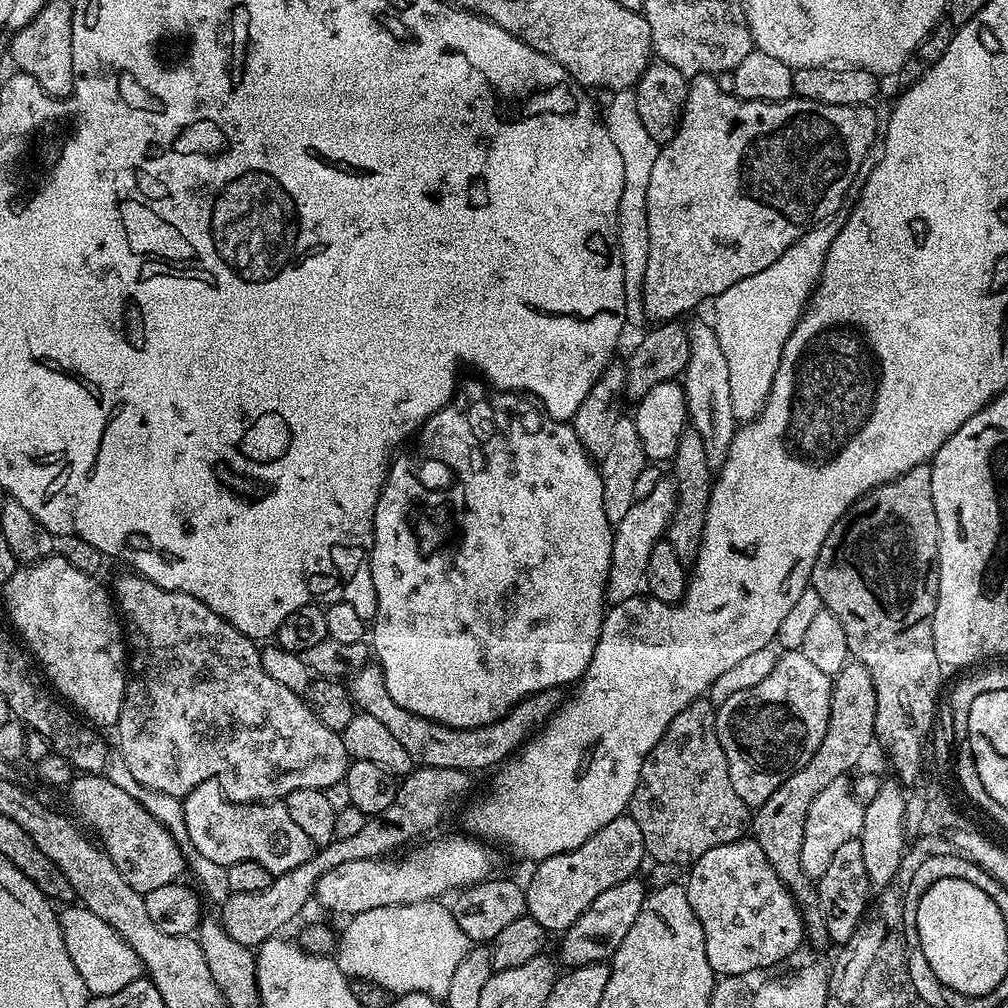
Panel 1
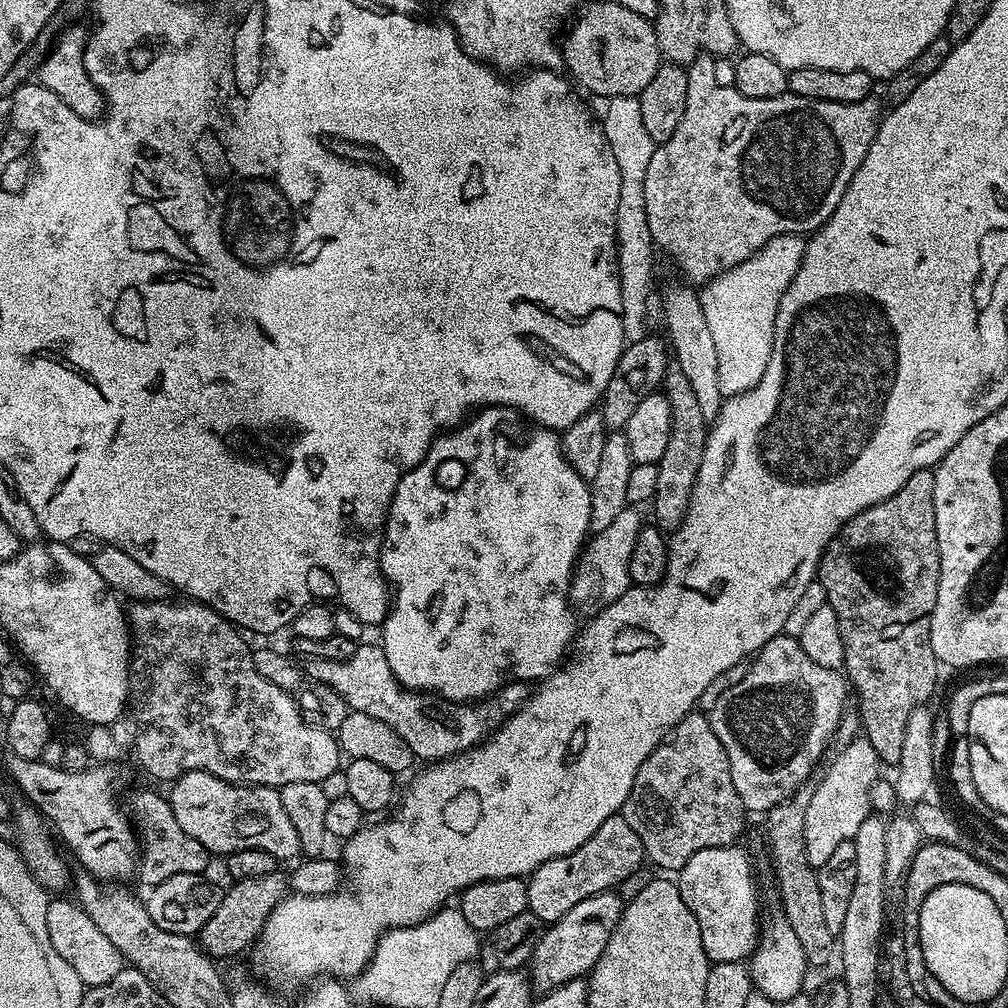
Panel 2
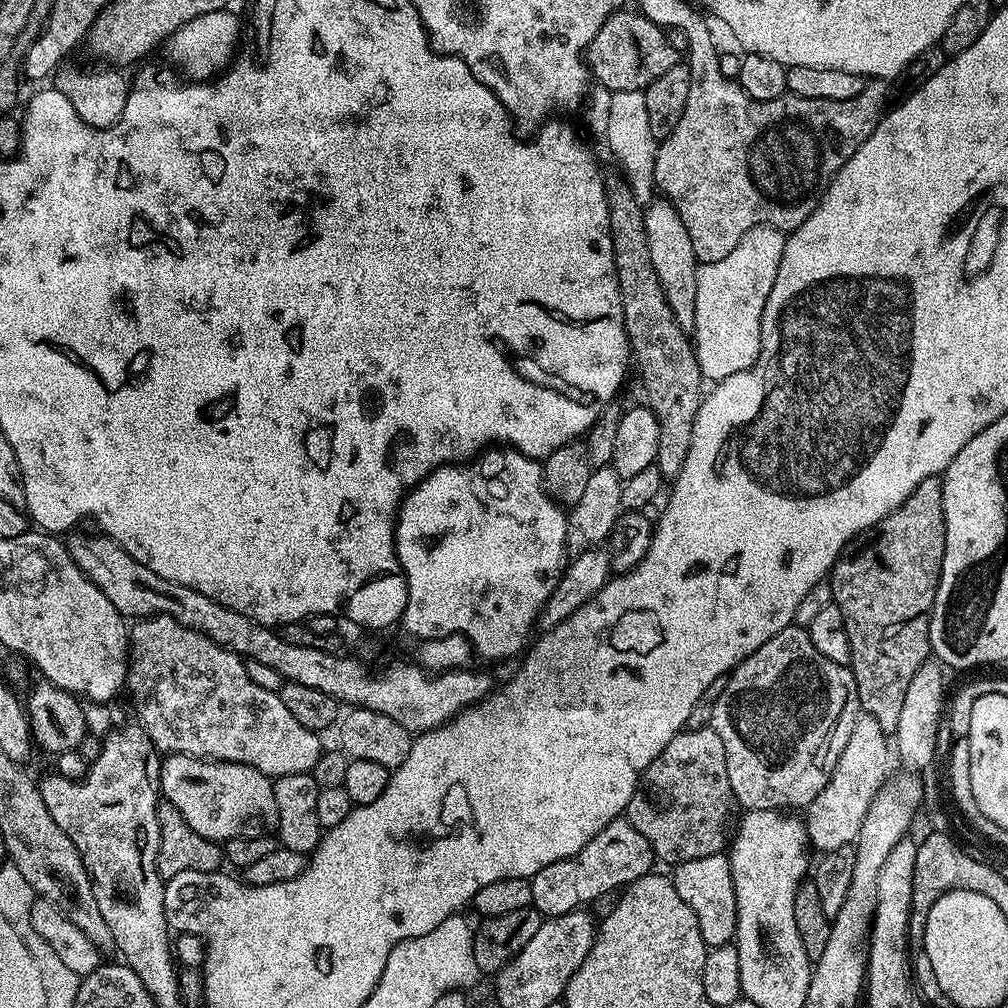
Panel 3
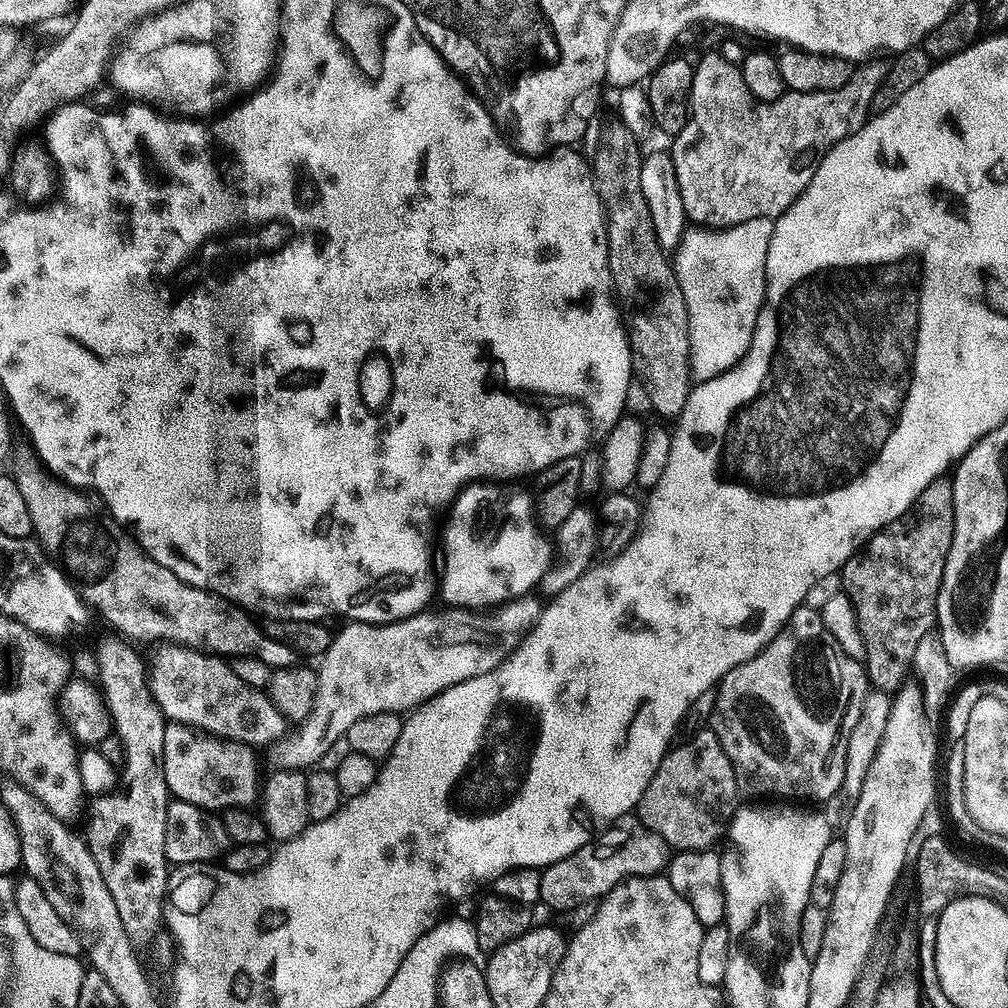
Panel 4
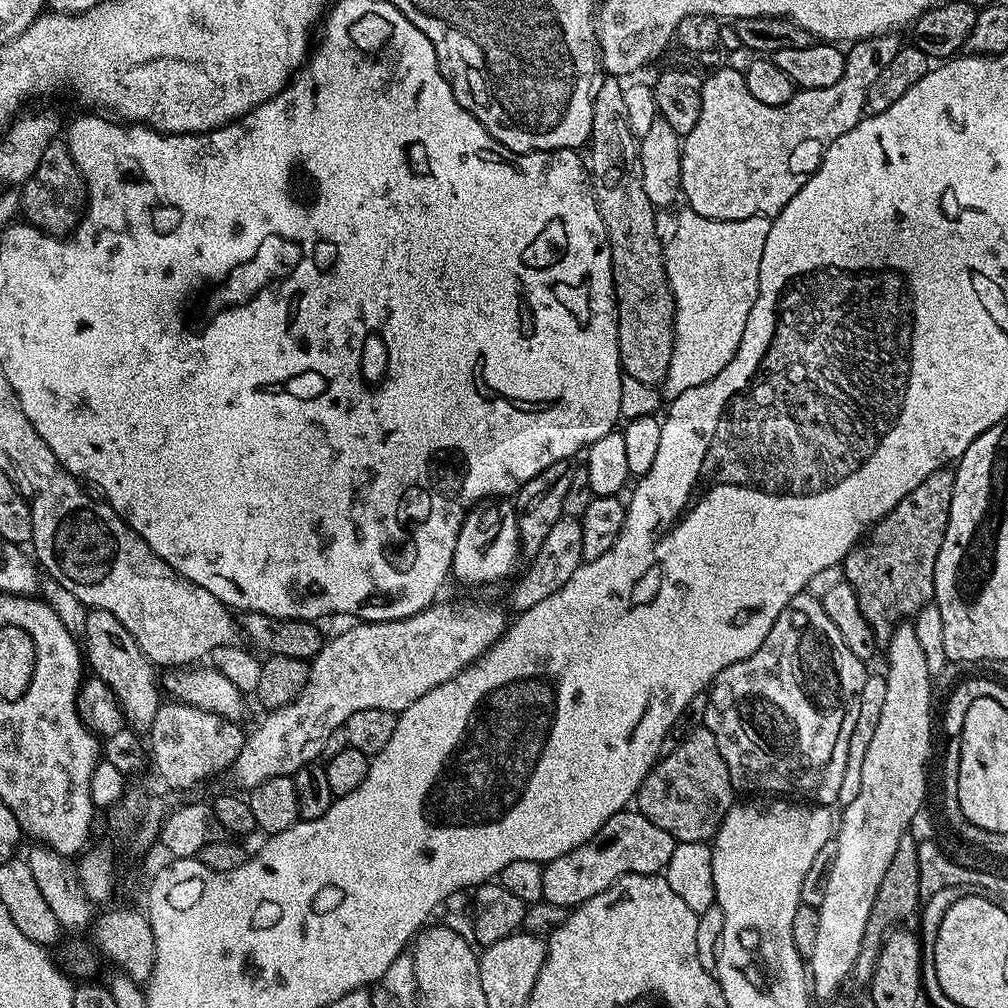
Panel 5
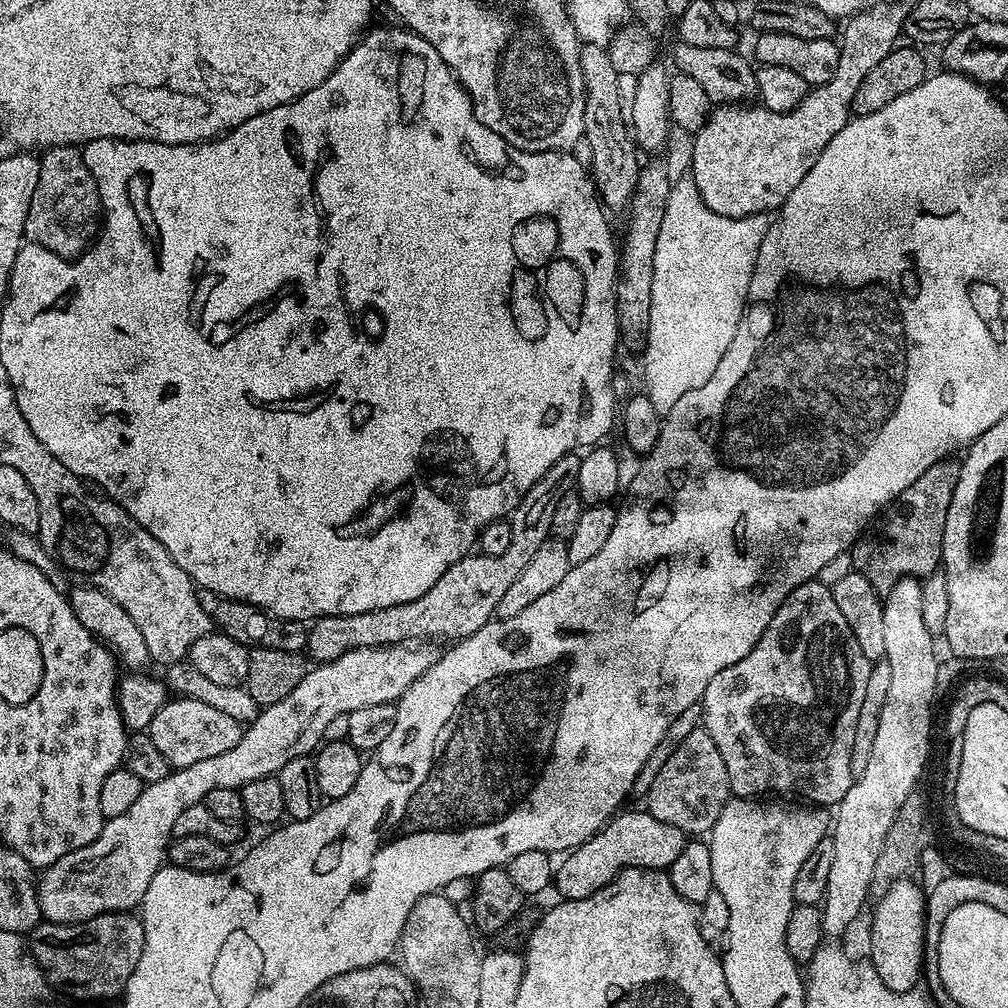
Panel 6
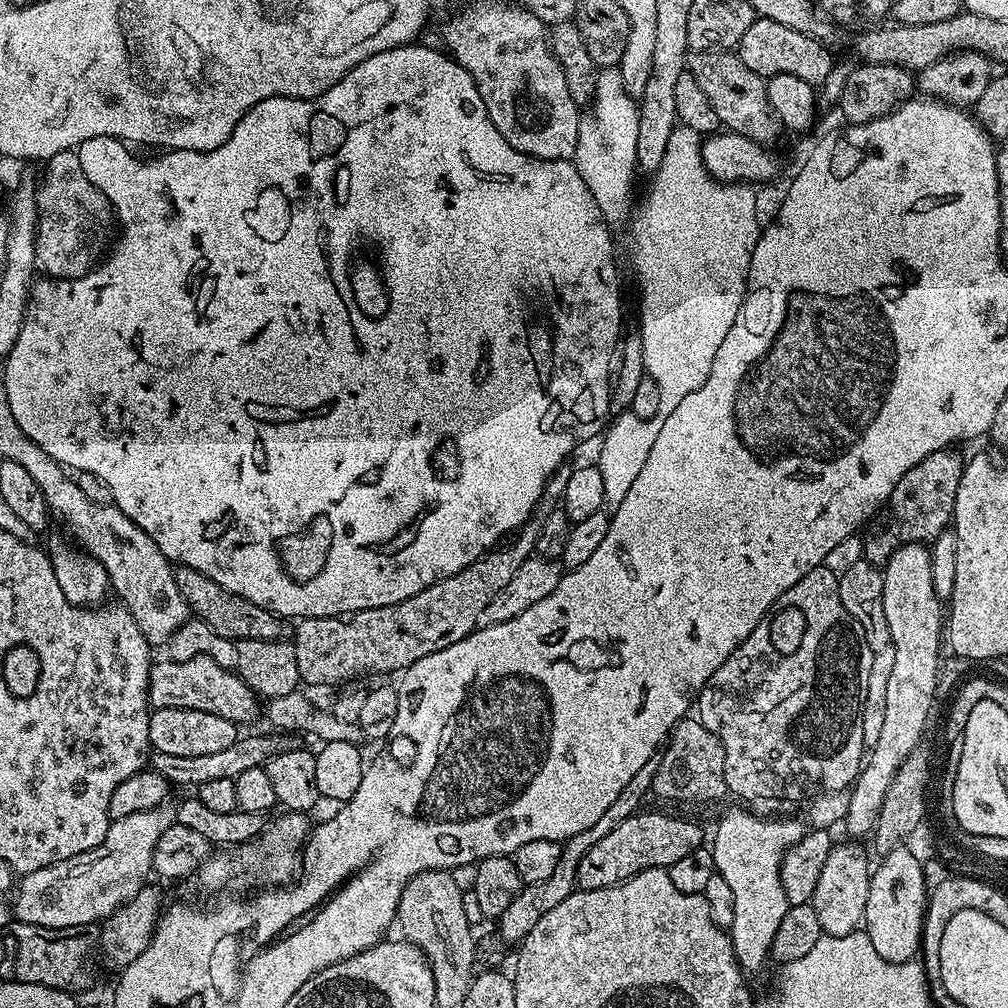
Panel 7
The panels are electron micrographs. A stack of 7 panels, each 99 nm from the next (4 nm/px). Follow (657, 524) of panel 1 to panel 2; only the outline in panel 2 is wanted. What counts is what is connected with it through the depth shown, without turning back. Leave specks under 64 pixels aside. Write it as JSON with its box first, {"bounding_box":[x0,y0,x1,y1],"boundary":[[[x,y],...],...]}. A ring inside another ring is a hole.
{"bounding_box":[568,506,646,614],"boundary":[[[636,506],[624,508],[622,514],[618,514],[618,518],[610,522],[610,526],[606,526],[606,530],[595,533],[587,541],[572,574],[572,585],[568,587],[568,602],[577,613],[595,614],[601,608],[610,606],[610,602],[622,598],[622,594],[633,587],[630,554],[634,554],[634,542],[638,542],[640,529],[646,524],[646,520],[640,517],[640,512],[641,509]]]}

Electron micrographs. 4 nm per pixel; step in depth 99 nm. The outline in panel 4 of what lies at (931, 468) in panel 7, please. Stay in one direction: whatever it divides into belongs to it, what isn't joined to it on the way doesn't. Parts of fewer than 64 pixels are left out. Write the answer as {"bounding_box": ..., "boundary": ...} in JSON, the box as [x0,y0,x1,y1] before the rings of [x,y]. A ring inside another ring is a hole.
{"bounding_box":[840,478,954,694],"boundary":[[[941,478],[930,482],[915,502],[894,522],[878,530],[863,548],[844,563],[840,569],[842,591],[853,606],[858,634],[865,647],[864,671],[868,674],[869,685],[877,692],[892,694],[909,679],[912,655],[918,642],[933,631],[936,623],[938,590],[942,586],[942,574],[946,558],[950,554],[950,542],[954,534],[954,494],[952,481]]]}

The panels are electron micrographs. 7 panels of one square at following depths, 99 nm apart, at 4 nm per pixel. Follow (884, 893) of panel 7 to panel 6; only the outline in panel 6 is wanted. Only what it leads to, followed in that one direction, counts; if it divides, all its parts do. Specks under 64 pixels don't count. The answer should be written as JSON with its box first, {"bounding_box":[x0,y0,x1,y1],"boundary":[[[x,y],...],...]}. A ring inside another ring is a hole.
{"bounding_box":[870,879,926,992],"boundary":[[[915,879],[898,880],[874,904],[876,913],[872,916],[872,956],[870,955],[870,963],[882,978],[882,982],[886,982],[886,986],[895,992],[911,992],[922,980],[924,966],[924,901],[926,896],[922,888],[920,892],[919,887],[921,888],[921,885]]]}

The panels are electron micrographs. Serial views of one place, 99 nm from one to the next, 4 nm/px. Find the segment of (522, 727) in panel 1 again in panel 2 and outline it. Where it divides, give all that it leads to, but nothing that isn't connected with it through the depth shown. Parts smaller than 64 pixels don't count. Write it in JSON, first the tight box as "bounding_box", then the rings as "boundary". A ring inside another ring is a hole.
{"bounding_box":[302,643,530,762],"boundary":[[[361,643],[345,660],[305,659],[302,671],[311,683],[325,684],[342,694],[351,711],[370,714],[370,718],[386,722],[386,726],[410,746],[413,757],[417,761],[424,760],[420,762],[449,760],[460,752],[469,752],[507,722],[530,695],[525,681],[513,680],[479,702],[437,702],[427,695],[404,689],[394,678],[394,670],[390,670],[390,662],[386,662],[386,654],[379,643]]]}

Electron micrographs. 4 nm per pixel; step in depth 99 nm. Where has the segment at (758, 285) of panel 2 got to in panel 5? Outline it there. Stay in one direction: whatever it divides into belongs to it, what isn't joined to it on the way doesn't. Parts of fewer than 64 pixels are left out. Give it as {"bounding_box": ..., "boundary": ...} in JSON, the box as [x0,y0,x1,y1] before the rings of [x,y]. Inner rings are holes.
{"bounding_box":[662,210,771,398],"boundary":[[[684,210],[677,218],[672,241],[664,244],[664,269],[676,303],[674,350],[662,385],[665,397],[671,398],[694,386],[702,386],[702,382],[710,382],[710,378],[734,358],[746,330],[746,318],[750,318],[758,294],[762,246],[766,246],[766,234],[770,234],[771,225],[771,219],[766,216],[733,221],[711,220],[691,210]]]}

